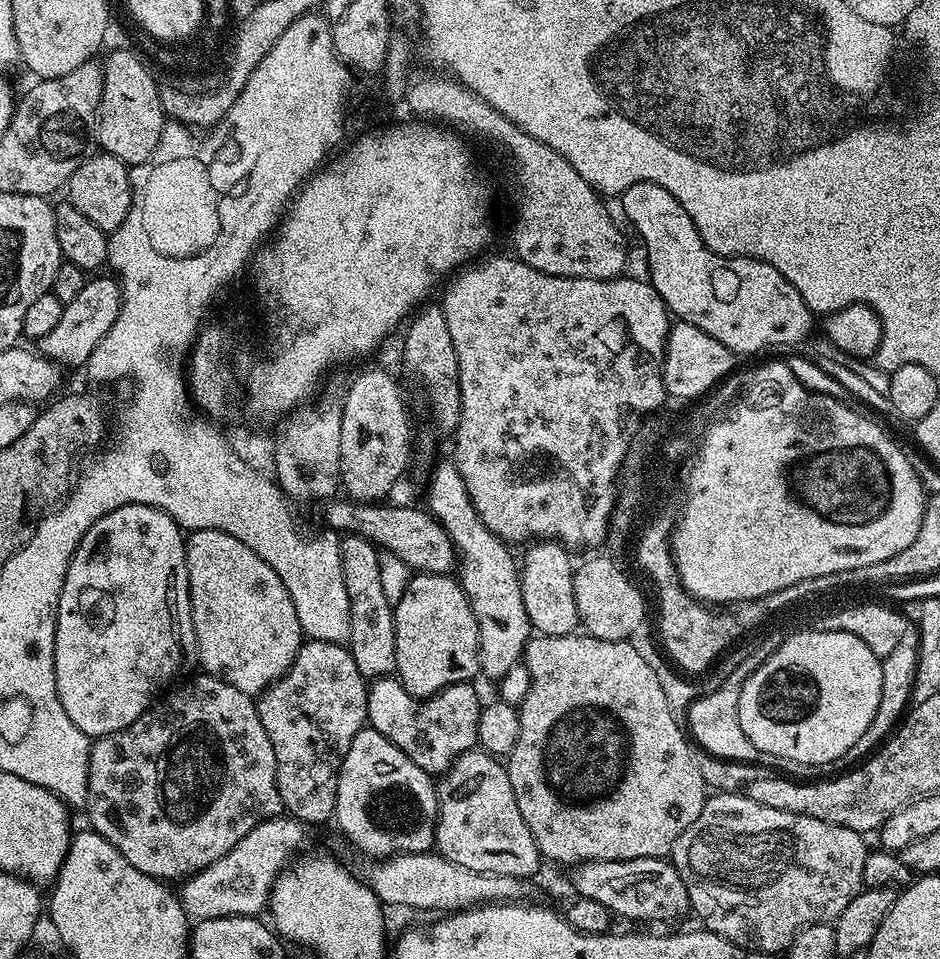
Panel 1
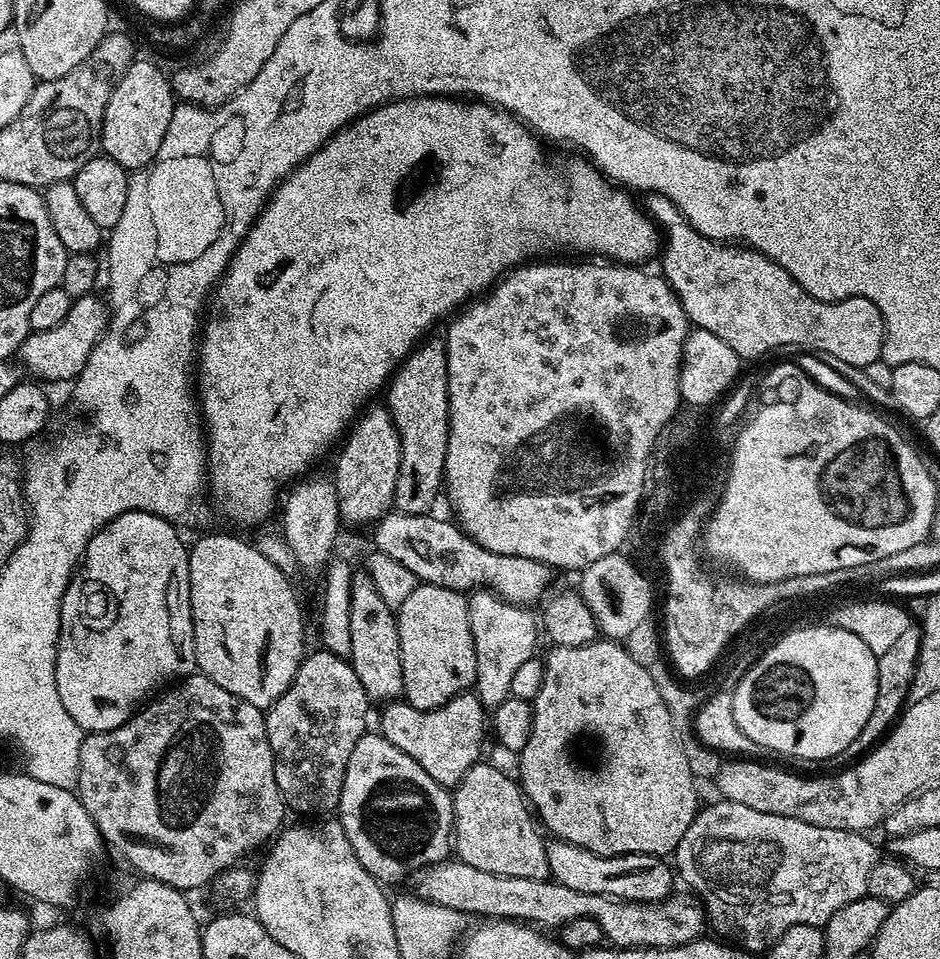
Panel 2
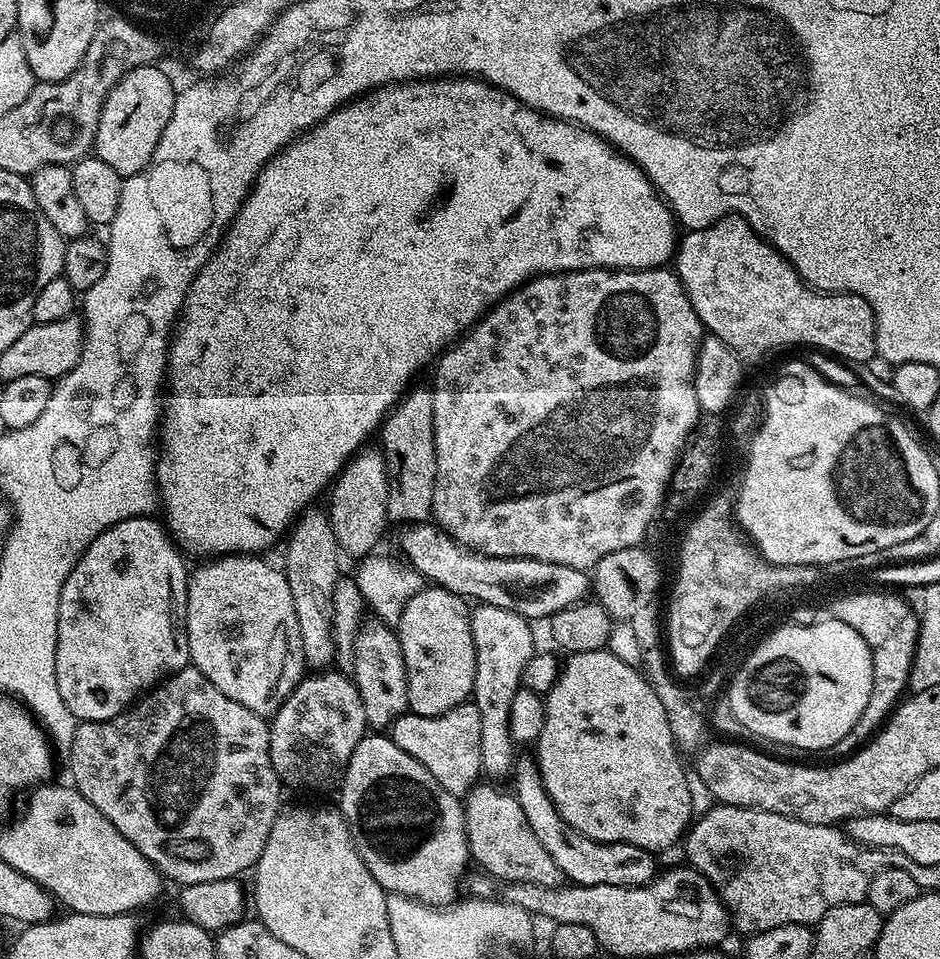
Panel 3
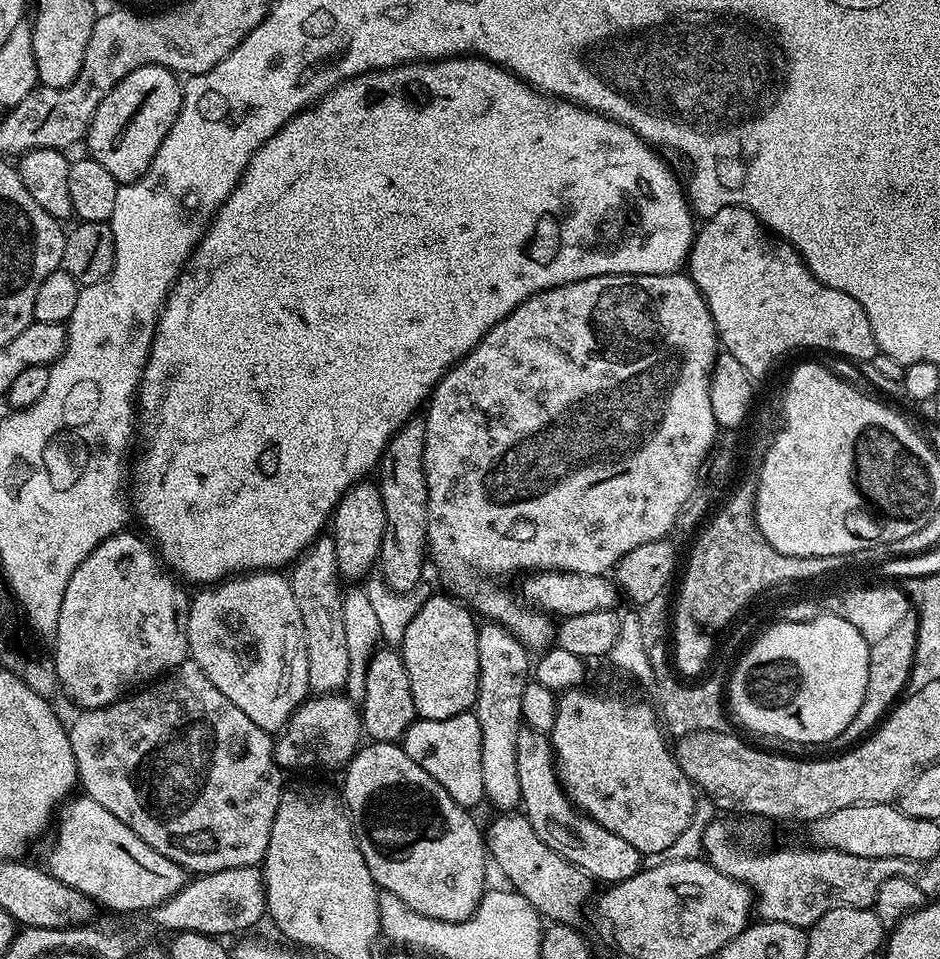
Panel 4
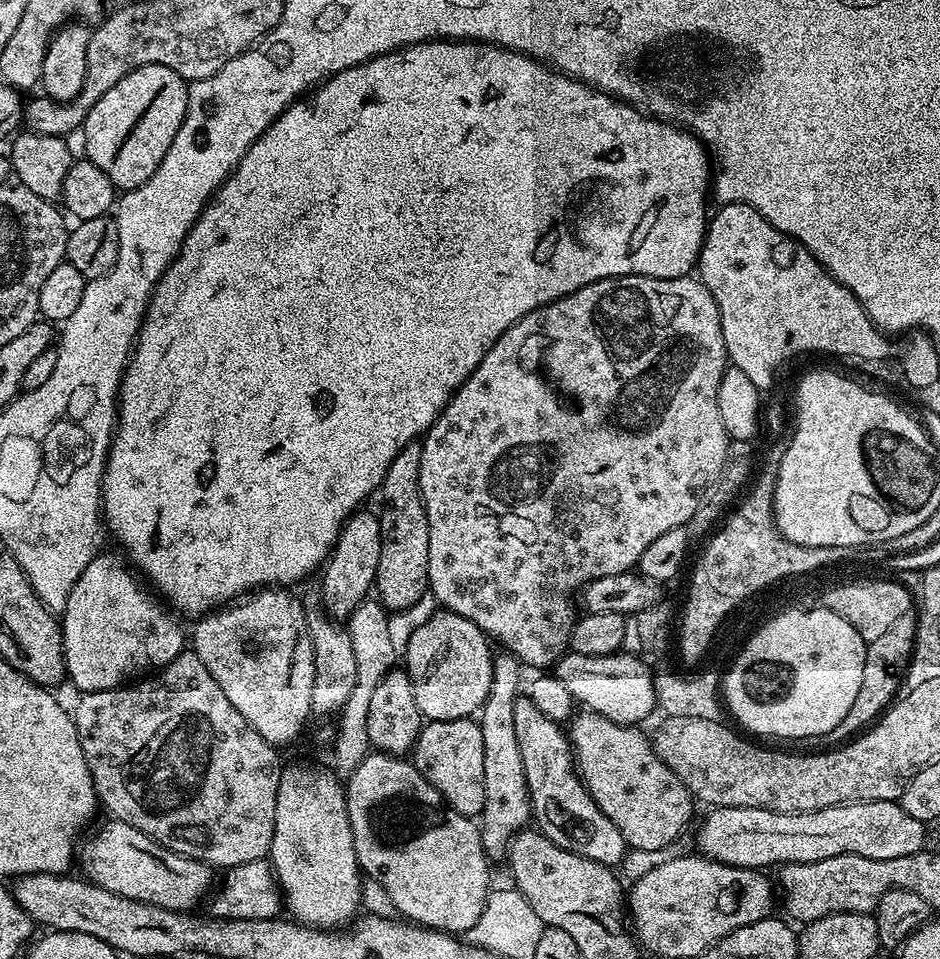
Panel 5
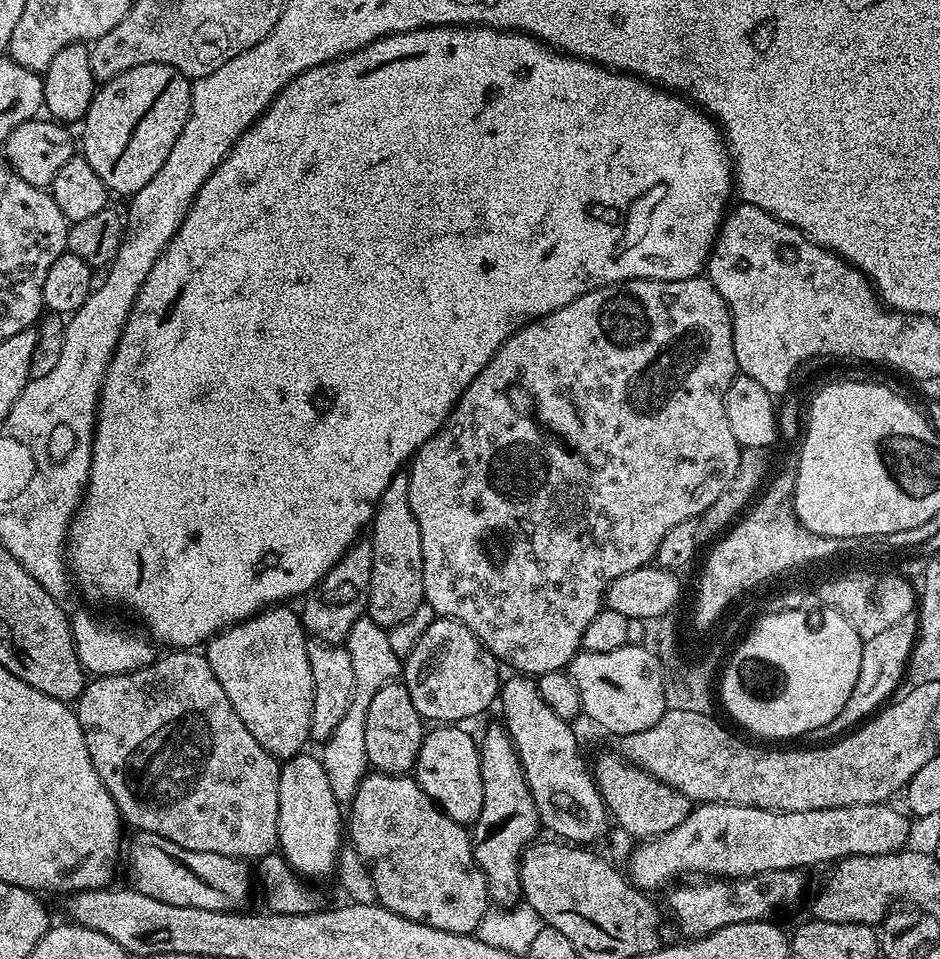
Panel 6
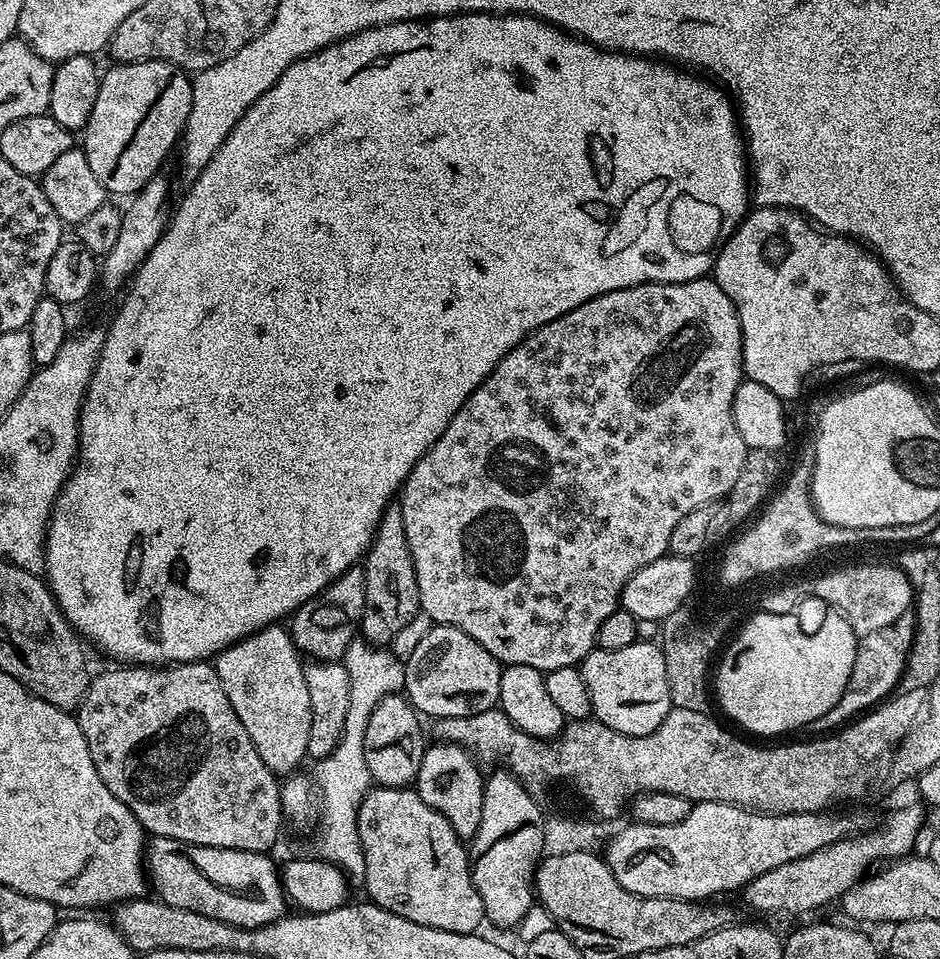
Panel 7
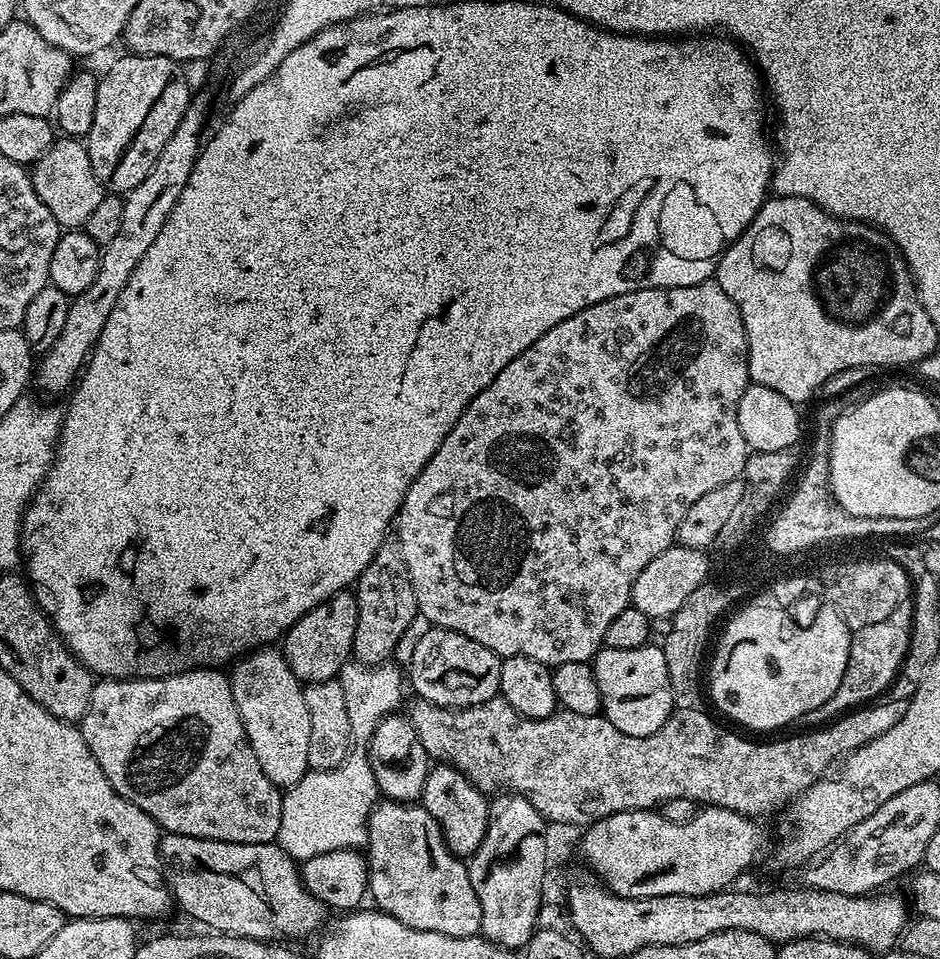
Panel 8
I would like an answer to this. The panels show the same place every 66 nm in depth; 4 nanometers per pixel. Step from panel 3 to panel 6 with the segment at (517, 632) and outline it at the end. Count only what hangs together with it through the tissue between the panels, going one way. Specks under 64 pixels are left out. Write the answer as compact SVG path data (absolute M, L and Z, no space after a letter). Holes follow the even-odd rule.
M496 722L484 732L484 737L479 737L480 769L482 770L482 814L476 819L471 829L472 853L476 864L488 883L488 895L491 903L496 906L512 906L521 899L520 891L520 860L528 845L537 839L536 831L541 831L540 815L534 806L534 798L530 786L524 777L524 767L516 747L508 737L508 729L503 723Z

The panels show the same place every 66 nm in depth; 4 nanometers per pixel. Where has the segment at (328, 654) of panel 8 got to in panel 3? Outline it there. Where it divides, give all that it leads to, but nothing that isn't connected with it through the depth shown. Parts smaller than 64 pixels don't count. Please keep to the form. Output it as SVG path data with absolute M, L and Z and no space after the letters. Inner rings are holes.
M365 446L345 464L331 485L332 501L326 504L334 538L345 553L367 558L377 551L376 543L384 536L388 518L388 467L379 447Z

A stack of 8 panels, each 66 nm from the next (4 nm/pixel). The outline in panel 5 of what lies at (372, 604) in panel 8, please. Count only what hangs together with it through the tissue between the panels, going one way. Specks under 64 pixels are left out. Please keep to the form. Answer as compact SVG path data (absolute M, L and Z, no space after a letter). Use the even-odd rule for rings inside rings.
M407 444L390 462L386 478L380 484L378 497L384 505L378 508L382 530L382 558L378 558L378 574L374 585L375 595L389 613L406 610L422 598L428 587L428 563L430 562L430 526L426 522L426 510L420 497L418 470L422 462L420 444Z

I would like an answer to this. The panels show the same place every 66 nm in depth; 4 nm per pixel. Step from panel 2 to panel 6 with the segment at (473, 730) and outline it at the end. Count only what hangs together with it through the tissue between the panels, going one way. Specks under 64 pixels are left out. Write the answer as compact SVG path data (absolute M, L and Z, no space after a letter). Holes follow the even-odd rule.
M436 726L425 735L418 750L414 778L426 790L428 797L454 822L475 825L482 814L482 770L480 745L464 726Z

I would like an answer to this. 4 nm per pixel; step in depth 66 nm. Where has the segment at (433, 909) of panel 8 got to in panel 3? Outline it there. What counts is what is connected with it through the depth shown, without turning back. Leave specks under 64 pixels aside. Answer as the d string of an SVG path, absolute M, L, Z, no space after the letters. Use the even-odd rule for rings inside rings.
M366 734L358 746L354 746L354 754L350 754L339 792L338 807L348 820L348 829L352 831L358 854L362 862L366 862L366 870L374 874L385 892L397 892L437 906L451 905L457 899L456 891L462 888L464 871L470 865L464 805L440 785L438 778L434 778L422 762L410 758L406 750L392 741L391 735Z

